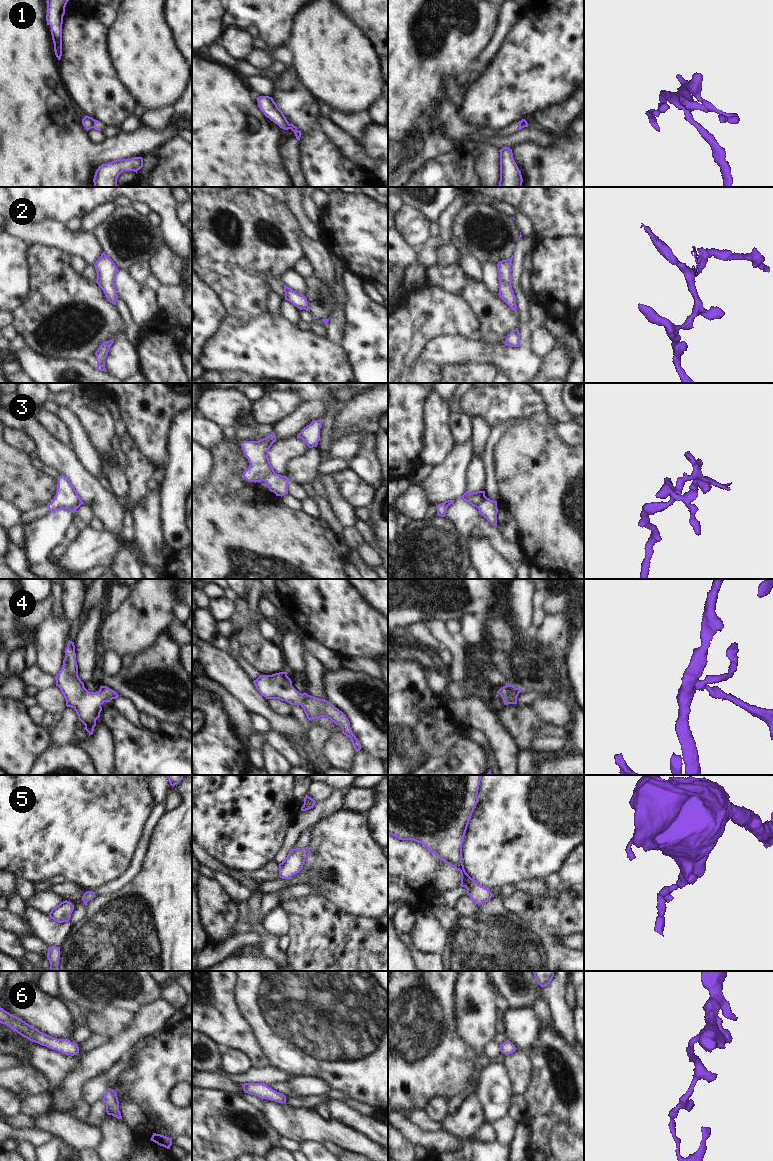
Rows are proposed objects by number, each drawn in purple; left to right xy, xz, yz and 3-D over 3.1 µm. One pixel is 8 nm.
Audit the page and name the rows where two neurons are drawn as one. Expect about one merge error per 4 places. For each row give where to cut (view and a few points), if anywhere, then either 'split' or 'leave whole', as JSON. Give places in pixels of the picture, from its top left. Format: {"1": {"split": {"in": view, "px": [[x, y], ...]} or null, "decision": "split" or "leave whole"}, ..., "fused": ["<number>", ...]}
{"1": {"split": {"in": "xz", "px": [[288, 124], [290, 128]]}, "decision": "split"}, "2": {"split": {"in": "yz", "px": [[506, 260], [510, 263]]}, "decision": "split"}, "3": {"split": {"in": "xy", "px": [[81, 500], [69, 509]]}, "decision": "split"}, "4": {"split": null, "decision": "leave whole"}, "5": {"split": null, "decision": "leave whole"}, "6": {"split": null, "decision": "leave whole"}, "fused": ["1", "2", "3"]}

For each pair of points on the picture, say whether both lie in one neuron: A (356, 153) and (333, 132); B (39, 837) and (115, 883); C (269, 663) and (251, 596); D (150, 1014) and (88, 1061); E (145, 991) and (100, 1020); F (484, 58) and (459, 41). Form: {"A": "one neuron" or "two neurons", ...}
{"A": "one neuron", "B": "two neurons", "C": "two neurons", "D": "one neuron", "E": "two neurons", "F": "two neurons"}

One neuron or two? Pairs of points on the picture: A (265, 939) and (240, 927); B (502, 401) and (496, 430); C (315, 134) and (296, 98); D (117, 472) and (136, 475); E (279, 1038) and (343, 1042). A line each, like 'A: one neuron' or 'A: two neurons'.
A: one neuron
B: two neurons
C: one neuron
D: two neurons
E: one neuron

